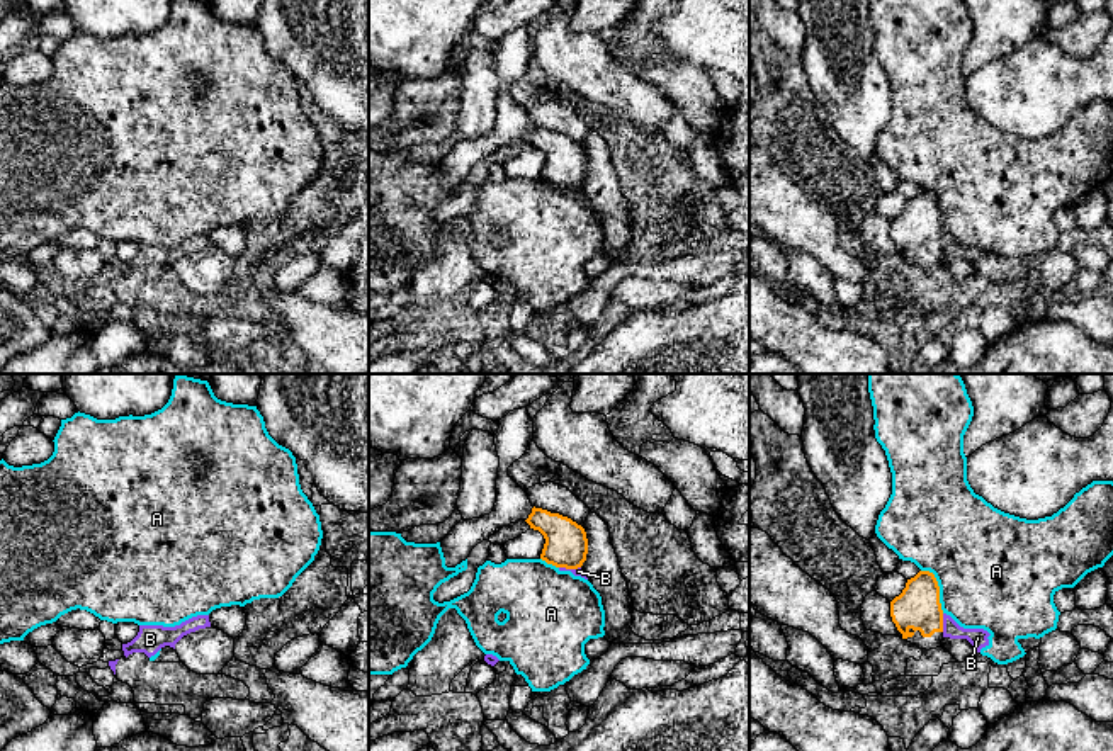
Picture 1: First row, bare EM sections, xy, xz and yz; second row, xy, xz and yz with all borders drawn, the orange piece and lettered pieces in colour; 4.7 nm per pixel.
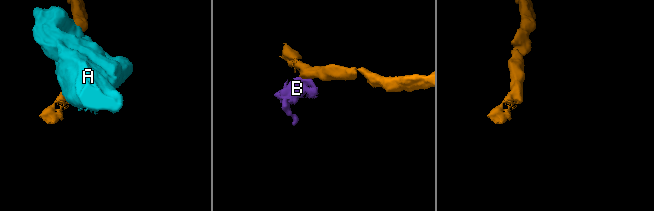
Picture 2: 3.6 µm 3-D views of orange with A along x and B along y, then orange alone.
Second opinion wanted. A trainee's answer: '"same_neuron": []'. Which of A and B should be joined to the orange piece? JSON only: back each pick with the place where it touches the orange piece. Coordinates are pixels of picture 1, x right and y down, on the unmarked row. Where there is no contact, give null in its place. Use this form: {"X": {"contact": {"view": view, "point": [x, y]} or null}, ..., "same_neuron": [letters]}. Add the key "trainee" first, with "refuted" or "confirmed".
{"trainee": "confirmed", "same_neuron": []}

